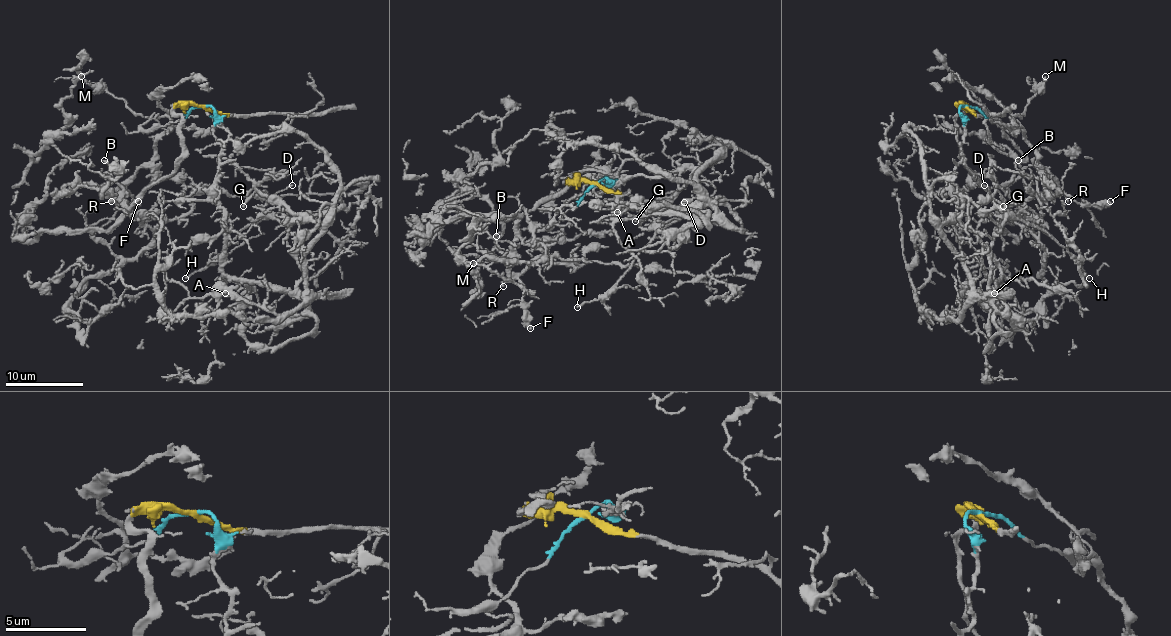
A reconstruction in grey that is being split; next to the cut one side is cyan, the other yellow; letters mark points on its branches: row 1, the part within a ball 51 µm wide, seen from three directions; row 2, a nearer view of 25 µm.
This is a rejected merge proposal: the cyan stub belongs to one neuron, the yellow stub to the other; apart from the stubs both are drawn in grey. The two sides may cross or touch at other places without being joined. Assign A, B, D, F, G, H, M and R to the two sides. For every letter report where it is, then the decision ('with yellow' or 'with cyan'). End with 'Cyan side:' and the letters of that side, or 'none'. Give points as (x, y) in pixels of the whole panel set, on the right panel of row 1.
A: place (994, 293); with cyan
B: place (1018, 160); with yellow
D: place (984, 185); with cyan
F: place (1110, 201); with yellow
G: place (1003, 206); with cyan
H: place (1089, 278); with cyan
M: place (1045, 76); with yellow
R: place (1068, 201); with yellow
Cyan side: A, D, G, H

